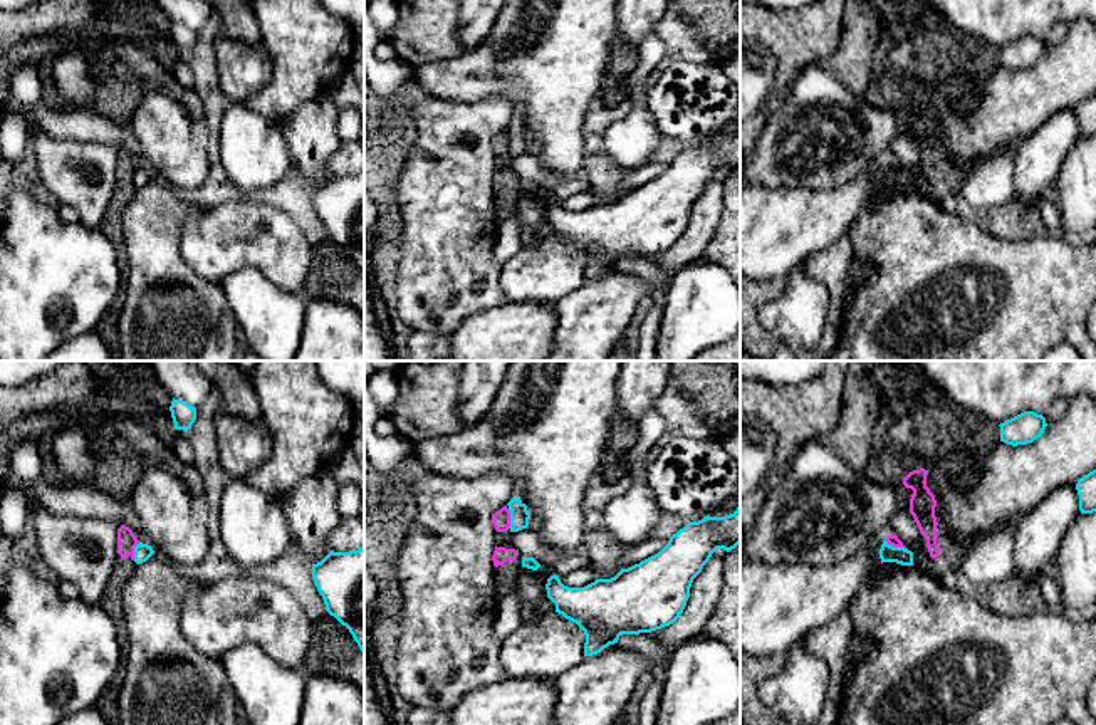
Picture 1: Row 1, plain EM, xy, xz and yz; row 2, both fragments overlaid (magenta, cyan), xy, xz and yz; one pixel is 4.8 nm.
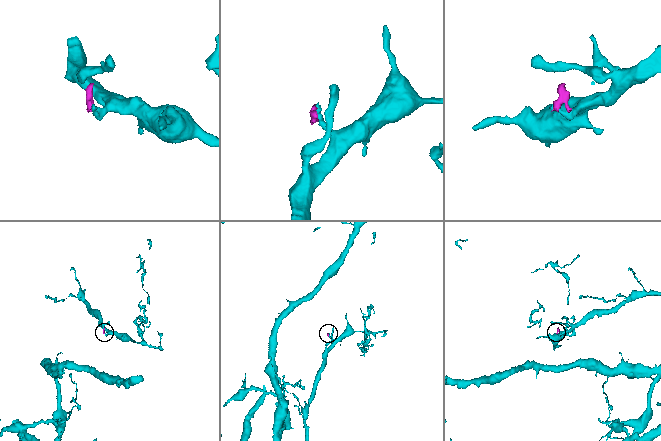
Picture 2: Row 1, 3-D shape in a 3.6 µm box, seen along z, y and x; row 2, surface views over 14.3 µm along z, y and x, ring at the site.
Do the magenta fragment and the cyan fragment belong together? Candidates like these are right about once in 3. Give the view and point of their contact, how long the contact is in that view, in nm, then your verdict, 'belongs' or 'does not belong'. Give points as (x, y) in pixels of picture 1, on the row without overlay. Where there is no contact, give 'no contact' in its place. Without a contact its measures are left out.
xz (509, 143) | 100 nm | does not belong

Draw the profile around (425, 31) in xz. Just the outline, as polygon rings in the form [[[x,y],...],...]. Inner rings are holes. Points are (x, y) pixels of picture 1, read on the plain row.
[[[398,0],[389,45],[411,69],[465,52],[457,37],[462,0]]]

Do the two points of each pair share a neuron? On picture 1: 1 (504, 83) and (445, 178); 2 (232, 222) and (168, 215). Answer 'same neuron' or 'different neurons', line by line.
1: different neurons
2: different neurons

